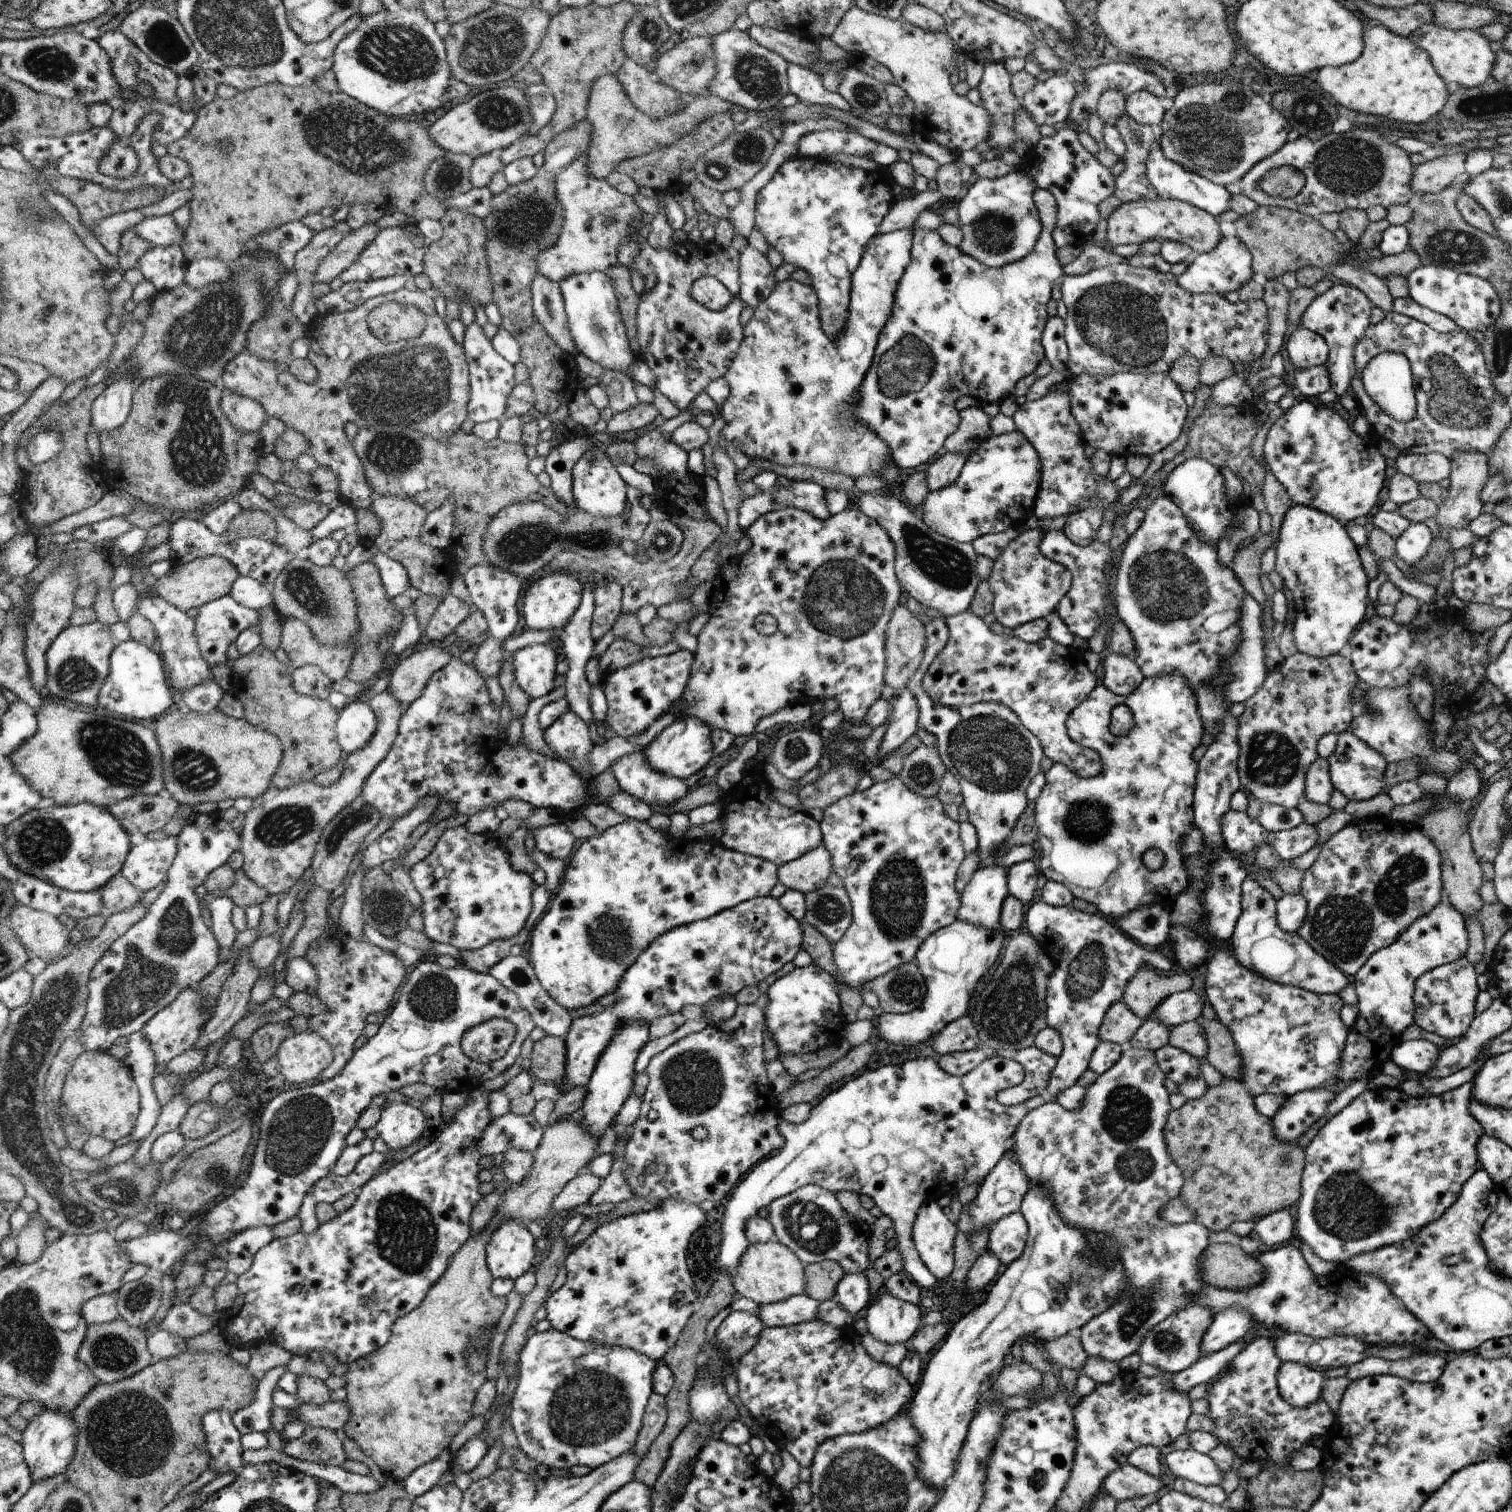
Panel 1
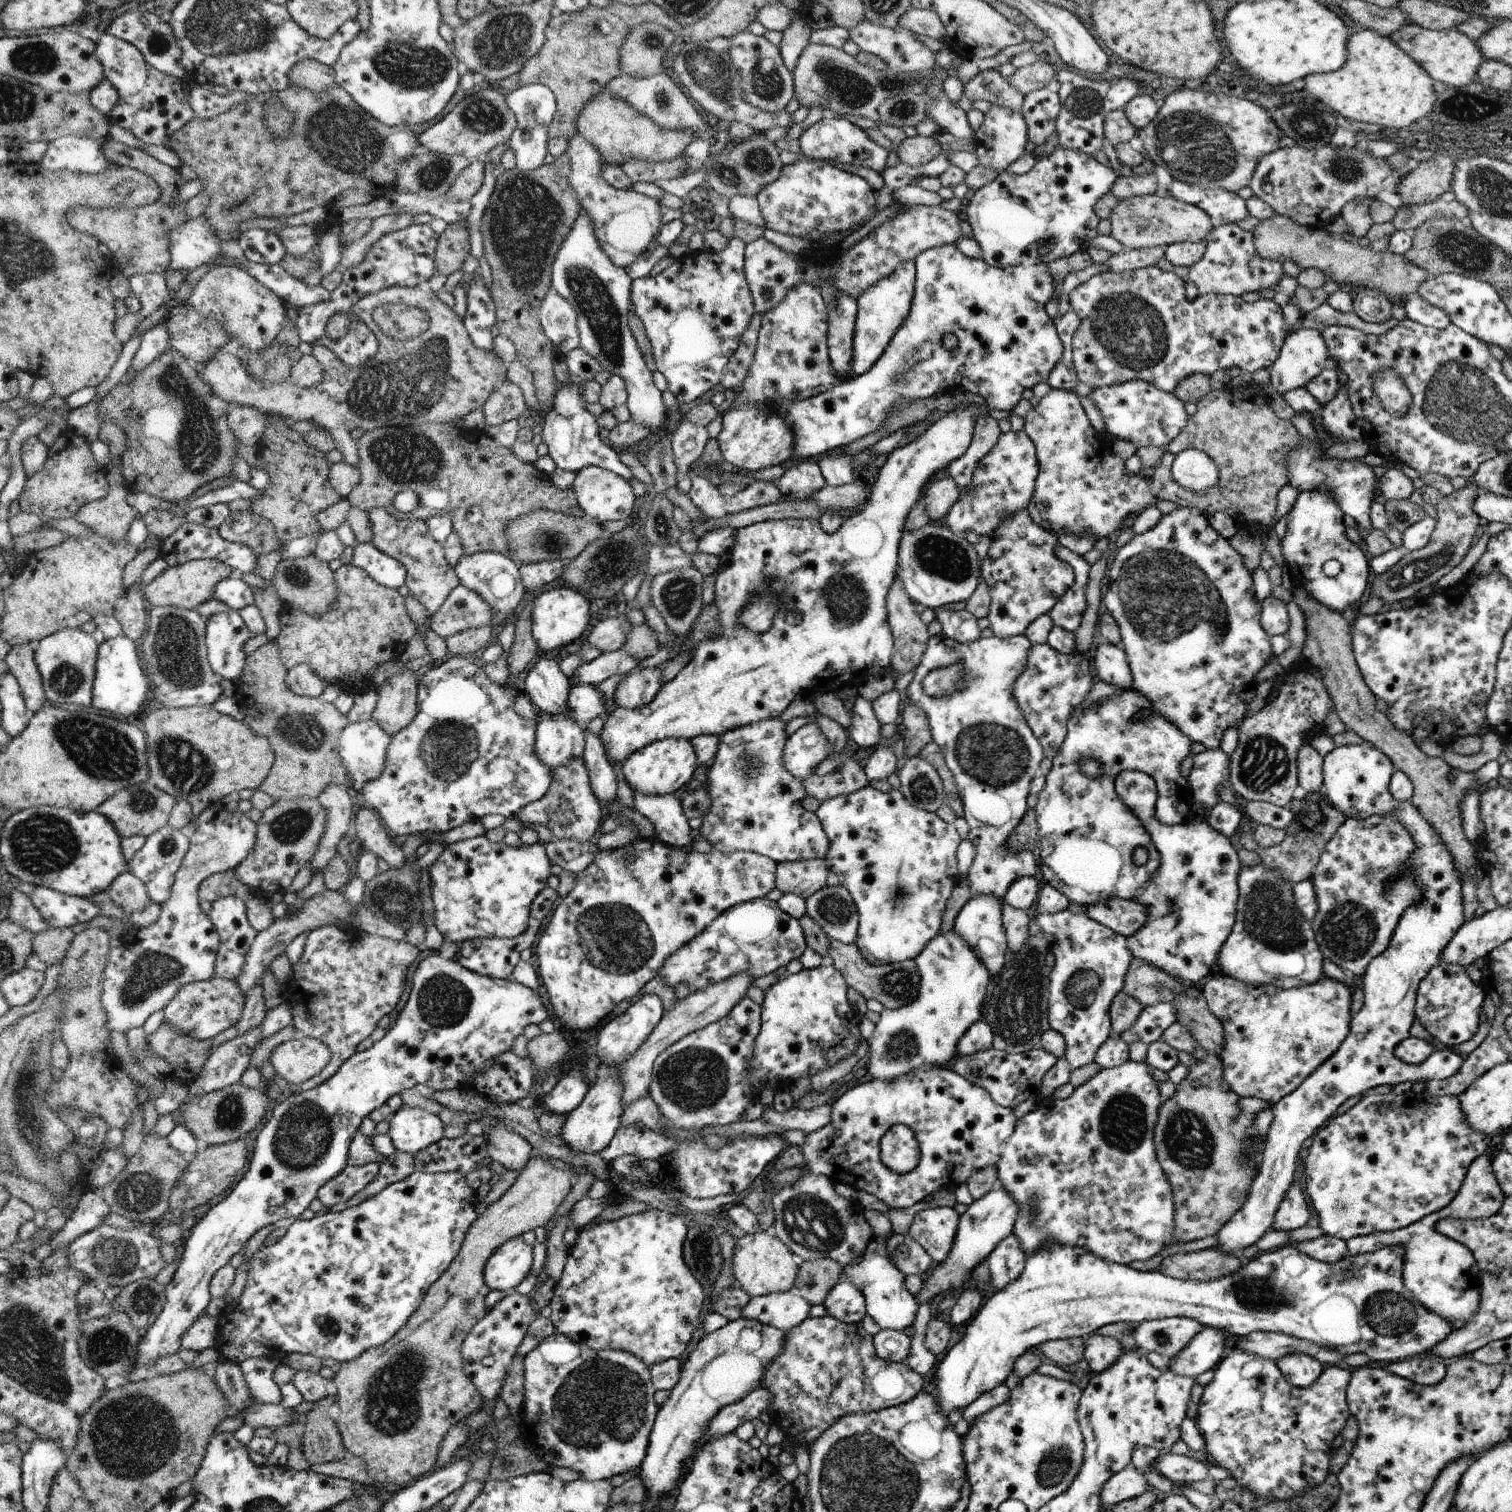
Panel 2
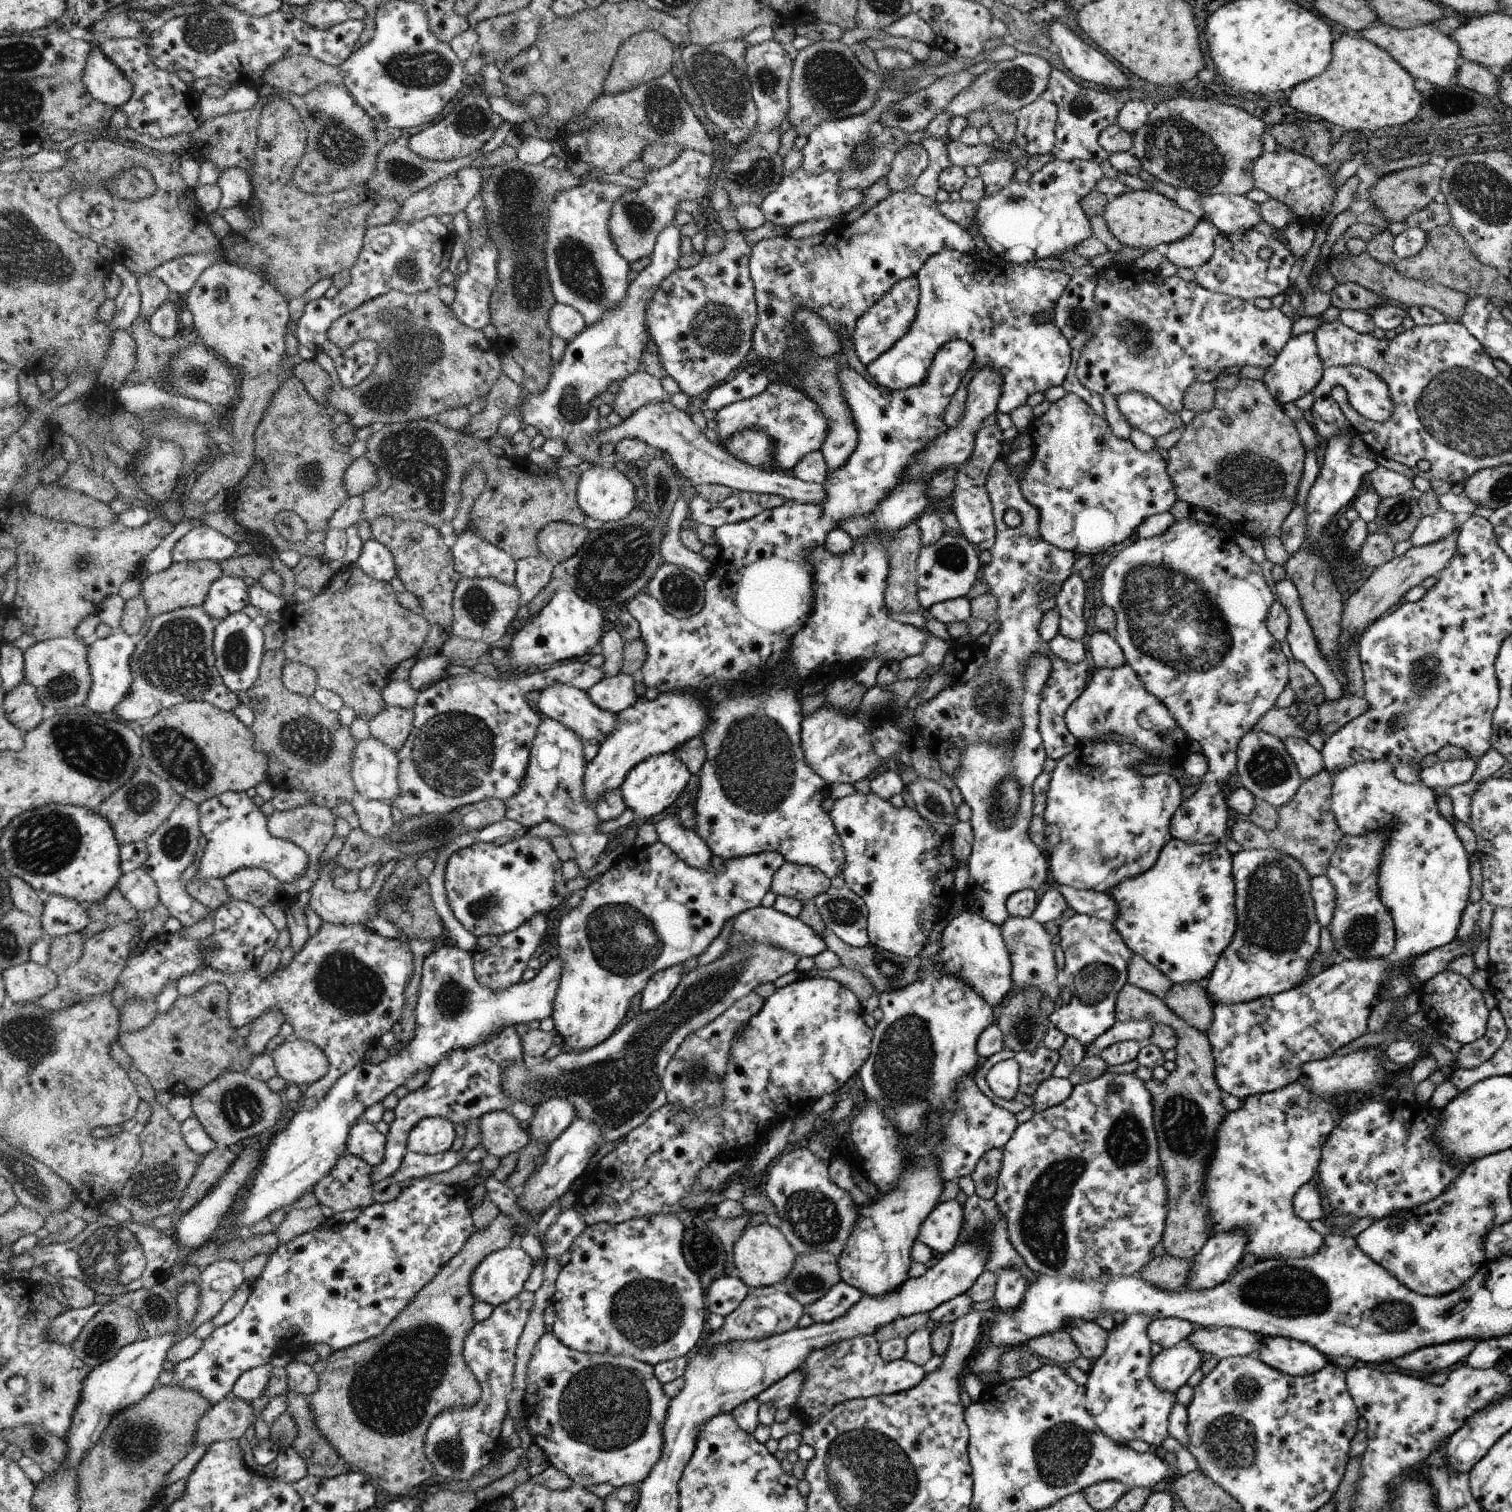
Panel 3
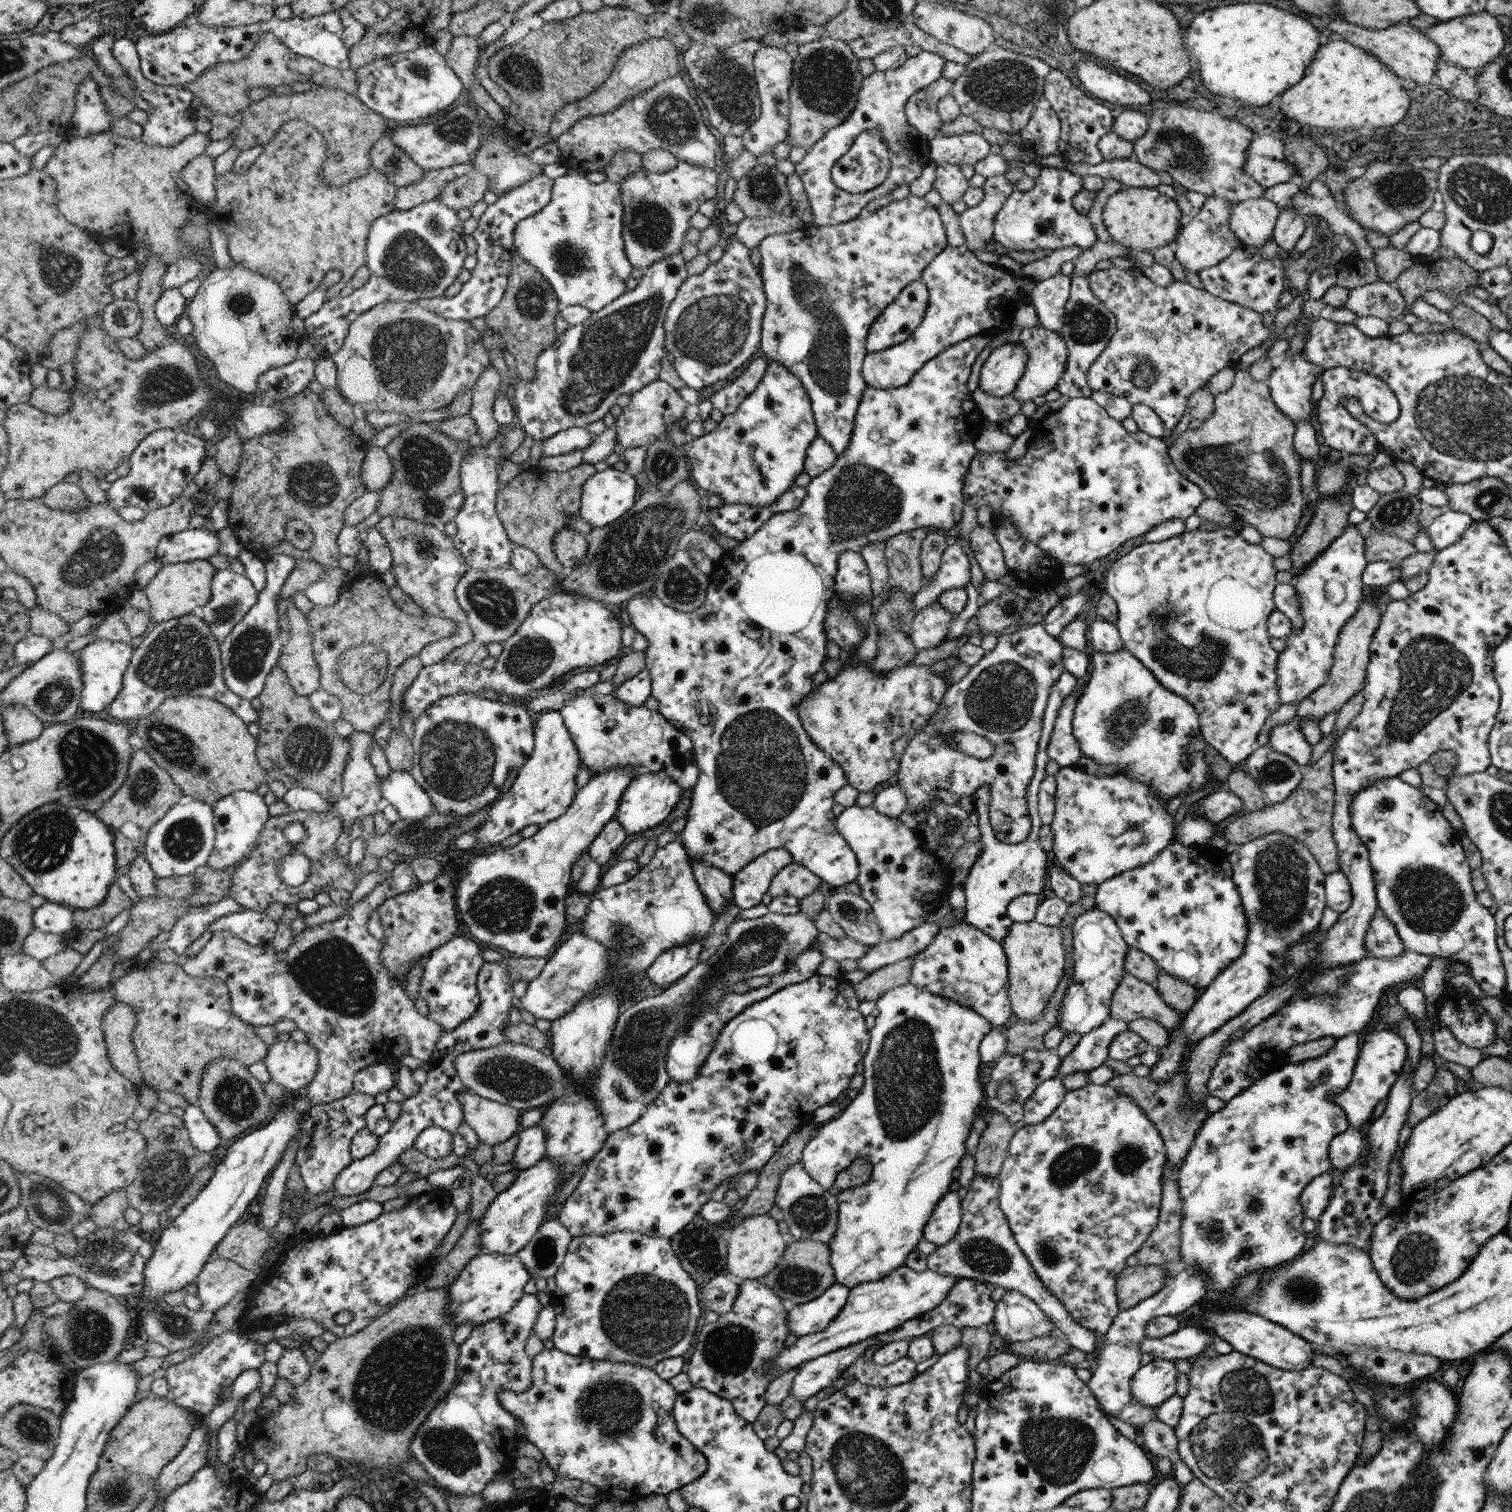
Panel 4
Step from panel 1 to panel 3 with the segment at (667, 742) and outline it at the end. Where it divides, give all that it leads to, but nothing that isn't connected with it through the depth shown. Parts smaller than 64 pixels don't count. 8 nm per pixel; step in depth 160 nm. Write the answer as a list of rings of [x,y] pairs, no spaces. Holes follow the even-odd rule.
[[[674,753],[661,754],[647,758],[635,766],[623,786],[620,787],[621,796],[627,808],[633,812],[633,822],[653,821],[656,817],[669,813],[670,806],[678,800],[686,784],[690,780],[691,772],[686,762],[681,761]]]

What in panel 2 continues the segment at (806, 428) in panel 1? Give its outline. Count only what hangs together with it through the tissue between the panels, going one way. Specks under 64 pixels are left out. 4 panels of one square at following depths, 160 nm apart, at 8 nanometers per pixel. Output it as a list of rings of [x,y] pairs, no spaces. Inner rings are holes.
[[[904,260],[903,264],[886,276],[880,283],[874,284],[863,295],[858,296],[858,319],[855,321],[854,355],[852,356],[852,374],[864,375],[871,371],[879,361],[880,356],[890,346],[896,332],[911,315],[911,305],[915,299],[915,262]],[[808,282],[798,284],[788,292],[787,299],[776,304],[772,311],[761,315],[761,326],[756,342],[756,350],[750,370],[740,388],[734,391],[737,396],[730,408],[722,413],[722,431],[716,439],[724,460],[734,468],[759,470],[782,465],[795,454],[796,434],[792,422],[779,412],[779,406],[786,402],[811,399],[832,389],[840,383],[840,376],[830,363],[830,346],[827,345],[830,325],[827,320],[827,308],[820,291]]]

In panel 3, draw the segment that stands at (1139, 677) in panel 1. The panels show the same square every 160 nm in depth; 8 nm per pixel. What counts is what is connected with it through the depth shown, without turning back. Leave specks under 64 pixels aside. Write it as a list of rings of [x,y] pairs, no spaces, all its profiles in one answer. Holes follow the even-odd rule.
[[[1091,630],[1090,656],[1096,668],[1117,668],[1126,663],[1124,653],[1114,635],[1098,630]]]

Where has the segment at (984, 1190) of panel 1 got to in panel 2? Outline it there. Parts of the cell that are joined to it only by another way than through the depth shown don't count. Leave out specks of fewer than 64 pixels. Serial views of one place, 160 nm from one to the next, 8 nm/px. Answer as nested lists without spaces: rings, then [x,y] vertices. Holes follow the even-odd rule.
[[[998,1185],[984,1194],[982,1198],[974,1199],[968,1210],[960,1216],[958,1234],[955,1236],[954,1248],[944,1264],[938,1264],[928,1280],[922,1286],[922,1292],[915,1296],[915,1300],[934,1303],[934,1297],[941,1292],[960,1288],[972,1283],[971,1275],[976,1267],[988,1259],[995,1248],[1003,1243],[1013,1231],[1019,1216],[1019,1205],[1012,1194],[1003,1185]]]

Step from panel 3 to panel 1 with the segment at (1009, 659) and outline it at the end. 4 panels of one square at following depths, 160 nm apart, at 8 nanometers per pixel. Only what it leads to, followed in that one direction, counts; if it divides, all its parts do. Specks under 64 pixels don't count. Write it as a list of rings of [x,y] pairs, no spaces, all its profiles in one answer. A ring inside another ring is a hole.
[[[1029,528],[1020,531],[993,560],[993,569],[987,579],[993,594],[992,614],[1006,632],[1033,620],[1044,619],[1054,612],[1071,587],[1073,578],[1069,568],[1050,560],[1039,548],[1045,534],[1045,531]]]

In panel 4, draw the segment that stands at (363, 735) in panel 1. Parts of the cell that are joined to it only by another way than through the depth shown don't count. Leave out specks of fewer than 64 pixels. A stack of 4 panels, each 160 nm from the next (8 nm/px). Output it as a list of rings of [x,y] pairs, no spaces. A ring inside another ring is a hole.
[[[392,771],[379,782],[383,796],[406,822],[419,823],[434,811],[429,794],[414,780],[411,773]]]

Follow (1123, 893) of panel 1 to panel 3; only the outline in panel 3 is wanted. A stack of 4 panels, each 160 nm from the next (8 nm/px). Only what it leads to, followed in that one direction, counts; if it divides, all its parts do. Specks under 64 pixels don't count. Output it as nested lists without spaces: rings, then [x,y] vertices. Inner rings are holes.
[[[1111,735],[1110,737],[1099,739],[1093,745],[1090,743],[1079,743],[1078,741],[1077,744],[1079,745],[1076,745],[1071,753],[1064,755],[1060,760],[1056,761],[1056,768],[1051,772],[1049,789],[1047,790],[1047,805],[1042,816],[1045,822],[1044,838],[1046,838],[1046,844],[1042,846],[1042,849],[1050,861],[1050,870],[1056,880],[1055,884],[1060,883],[1077,889],[1106,893],[1108,889],[1115,887],[1124,879],[1138,876],[1146,872],[1149,868],[1152,868],[1164,845],[1173,838],[1169,826],[1173,812],[1182,802],[1183,788],[1175,777],[1166,773],[1158,773],[1151,776],[1141,775],[1134,767],[1137,762],[1159,763],[1151,756],[1151,753],[1146,753],[1140,747],[1132,745],[1127,739]]]

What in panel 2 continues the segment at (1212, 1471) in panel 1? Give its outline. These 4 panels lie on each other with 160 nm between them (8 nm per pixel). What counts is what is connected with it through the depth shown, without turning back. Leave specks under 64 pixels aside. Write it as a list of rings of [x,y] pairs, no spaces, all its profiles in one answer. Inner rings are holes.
[[[1170,1450],[1162,1452],[1156,1458],[1154,1468],[1172,1483],[1179,1482],[1184,1485],[1205,1480],[1208,1476],[1208,1464],[1194,1460],[1189,1455],[1173,1454]]]

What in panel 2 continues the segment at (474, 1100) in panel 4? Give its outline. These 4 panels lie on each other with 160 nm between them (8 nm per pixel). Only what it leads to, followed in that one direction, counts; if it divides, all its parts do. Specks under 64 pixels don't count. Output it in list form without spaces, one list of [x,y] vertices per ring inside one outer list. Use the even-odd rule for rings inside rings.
[[[490,1127],[485,1129],[488,1138],[488,1155],[506,1170],[520,1172],[531,1159],[532,1146],[518,1134],[507,1129]]]

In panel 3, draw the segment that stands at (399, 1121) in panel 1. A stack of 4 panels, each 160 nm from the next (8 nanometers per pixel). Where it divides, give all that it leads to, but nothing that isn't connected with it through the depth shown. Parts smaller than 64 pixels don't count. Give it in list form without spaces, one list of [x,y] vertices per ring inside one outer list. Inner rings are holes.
[[[442,1117],[422,1119],[409,1133],[407,1150],[425,1155],[435,1155],[450,1150],[454,1144],[455,1125]]]

